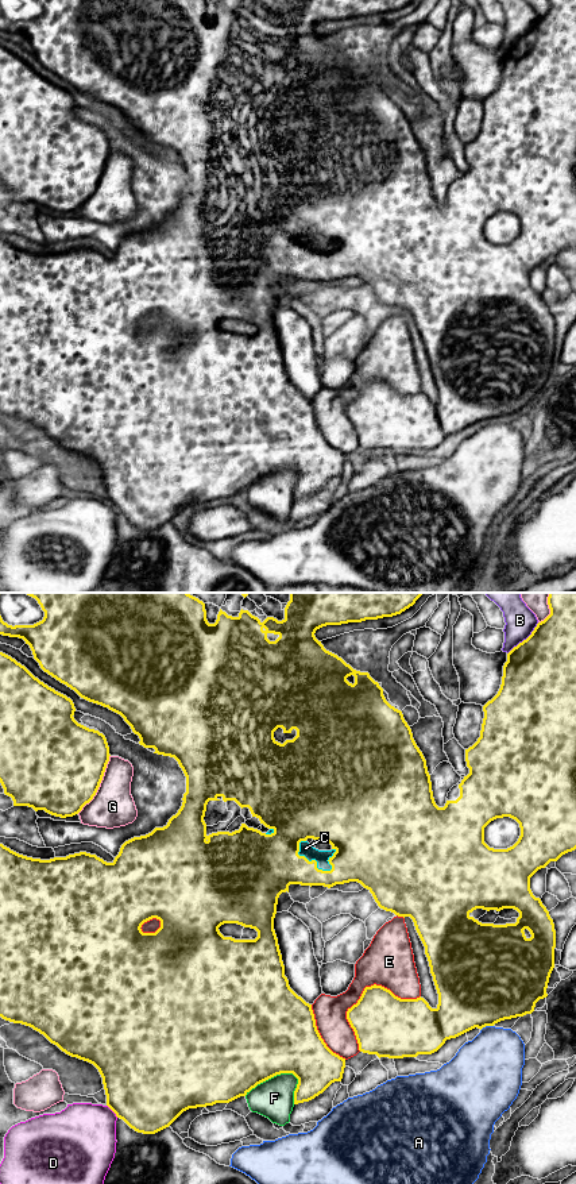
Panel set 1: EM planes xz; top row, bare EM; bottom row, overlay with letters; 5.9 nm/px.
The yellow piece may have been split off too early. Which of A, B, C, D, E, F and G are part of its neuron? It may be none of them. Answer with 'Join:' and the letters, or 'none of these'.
Join: C

